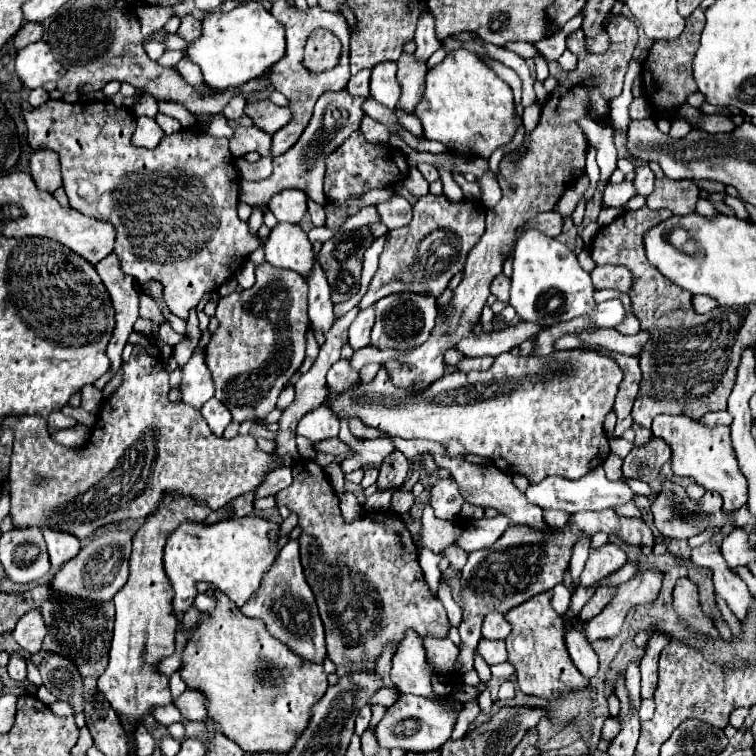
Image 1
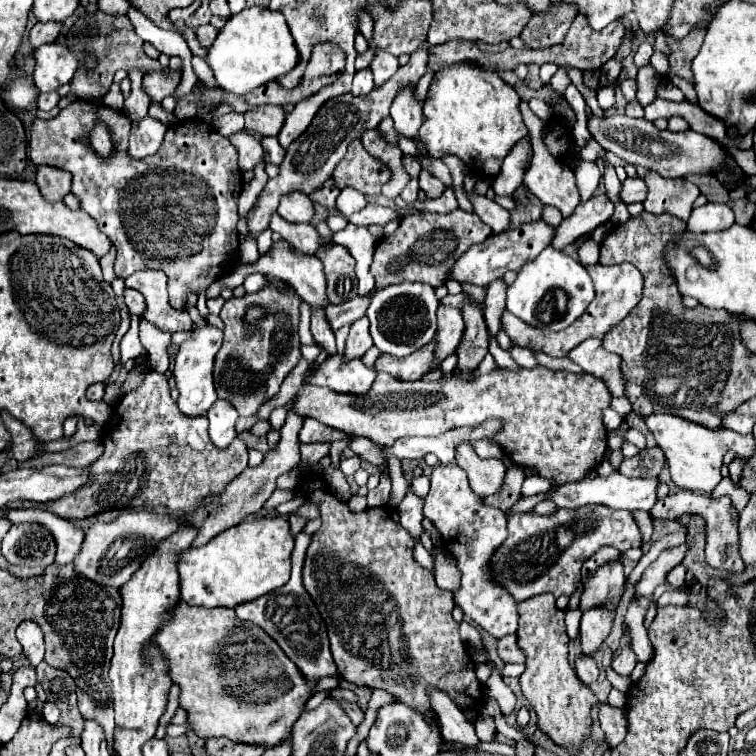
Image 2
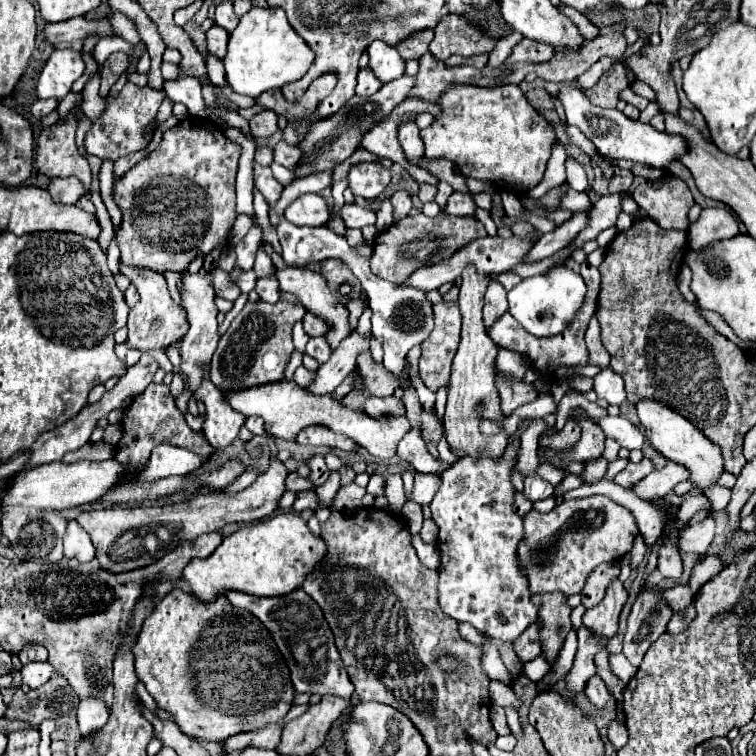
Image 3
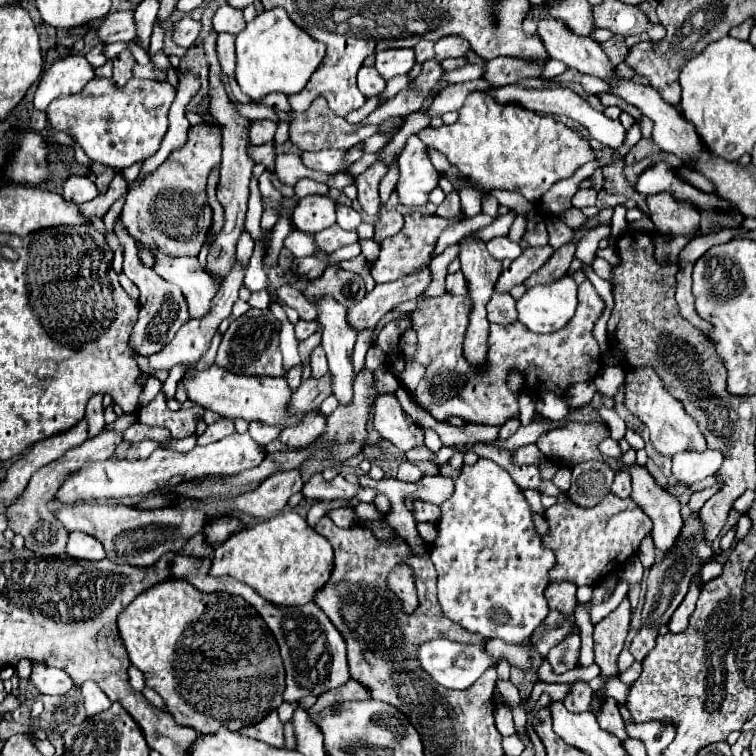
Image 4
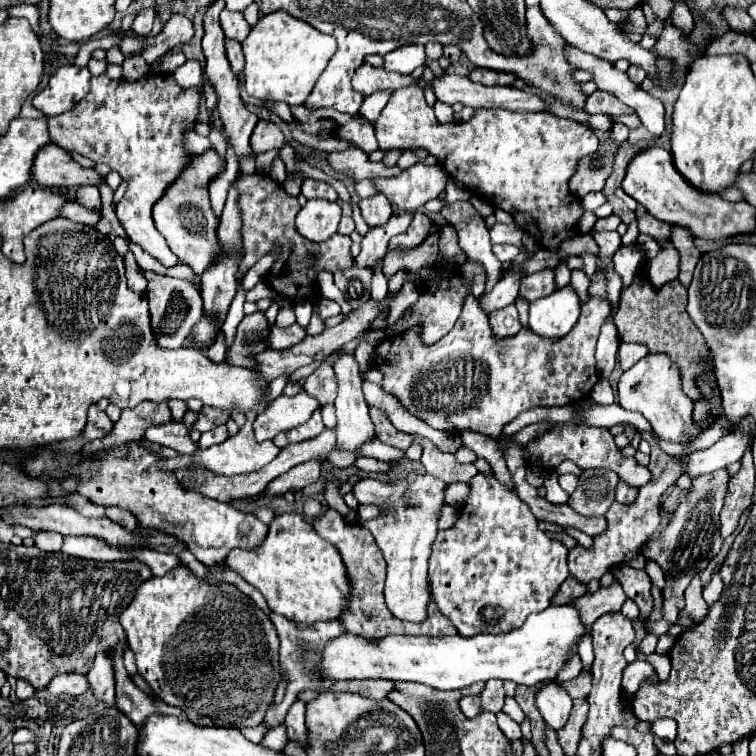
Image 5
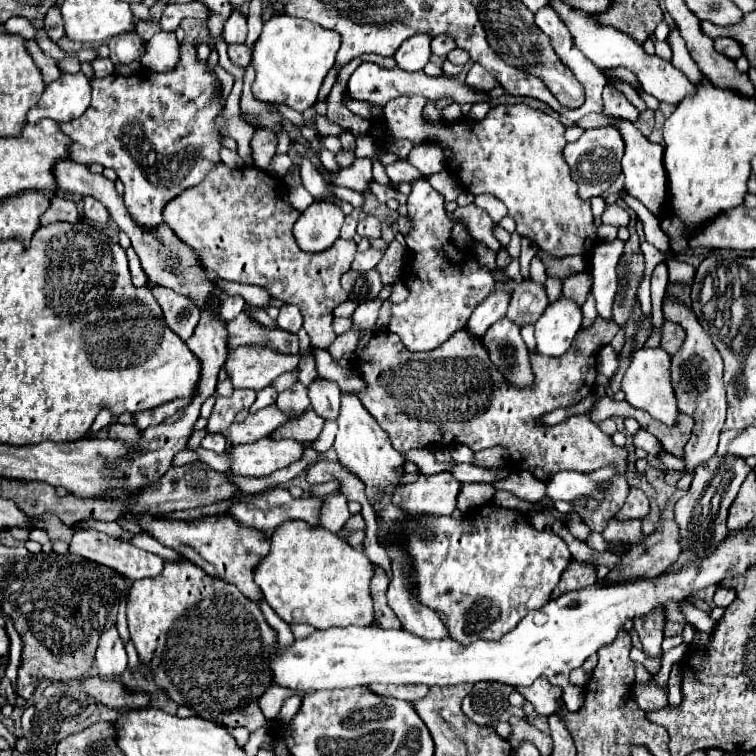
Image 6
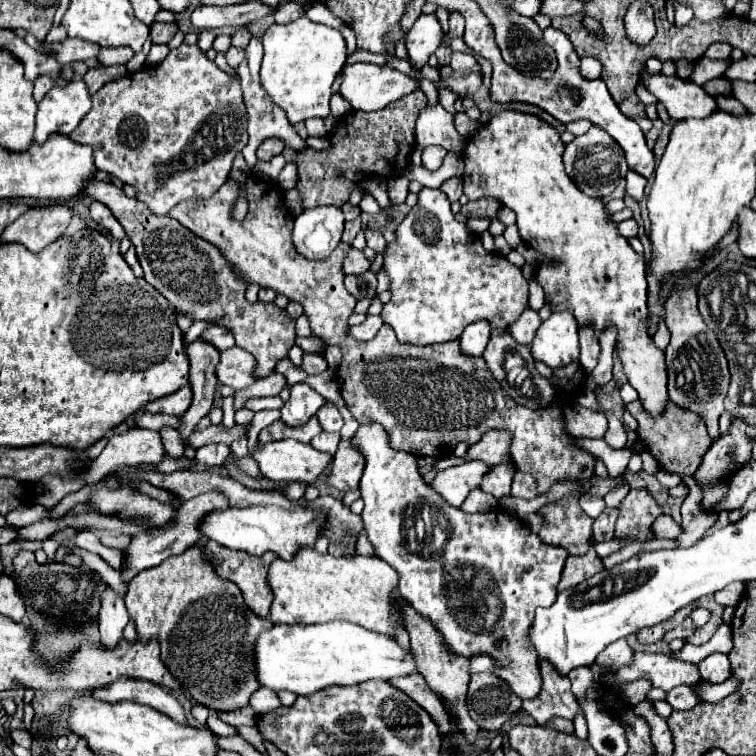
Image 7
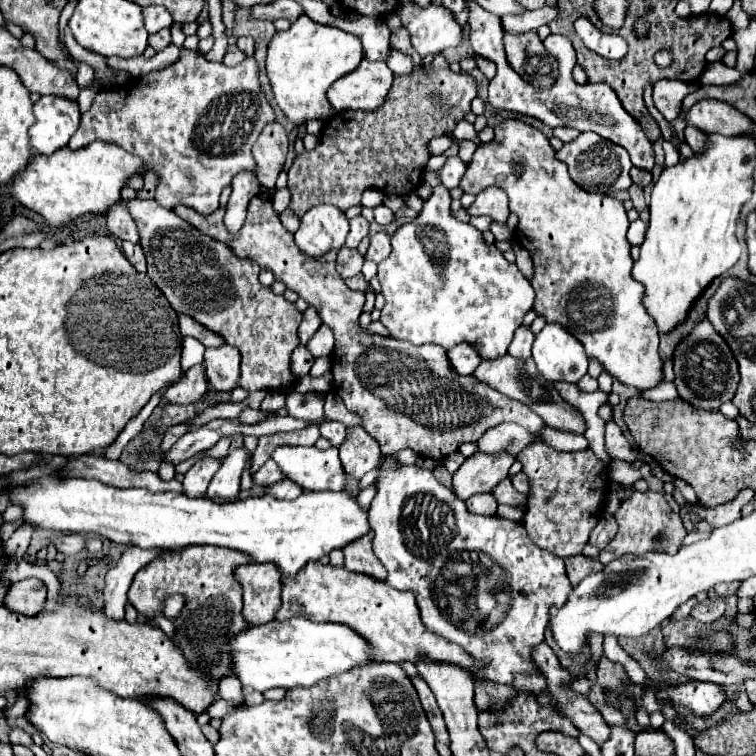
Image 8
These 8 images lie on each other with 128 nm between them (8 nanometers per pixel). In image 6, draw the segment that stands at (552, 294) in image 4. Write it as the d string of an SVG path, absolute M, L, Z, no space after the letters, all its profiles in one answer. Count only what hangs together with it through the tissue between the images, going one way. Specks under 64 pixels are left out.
M558 298L536 322L536 350L544 356L562 356L572 346L582 324L582 310L576 302Z

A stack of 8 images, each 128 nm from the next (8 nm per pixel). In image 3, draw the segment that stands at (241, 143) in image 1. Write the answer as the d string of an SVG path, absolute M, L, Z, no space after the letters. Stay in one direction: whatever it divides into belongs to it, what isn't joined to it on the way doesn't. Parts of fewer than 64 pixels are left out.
M278 142L274 148L274 162L294 170L298 162L302 160L302 150L298 150L298 144L288 144L288 142Z

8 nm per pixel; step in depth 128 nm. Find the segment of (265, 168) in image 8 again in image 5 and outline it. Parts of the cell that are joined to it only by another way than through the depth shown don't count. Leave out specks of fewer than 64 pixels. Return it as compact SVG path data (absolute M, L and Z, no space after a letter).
M260 120L256 124L252 138L250 138L250 146L252 146L254 154L262 154L262 152L268 152L274 148L282 148L284 144L286 144L286 138L284 138L280 126L266 122L266 120Z

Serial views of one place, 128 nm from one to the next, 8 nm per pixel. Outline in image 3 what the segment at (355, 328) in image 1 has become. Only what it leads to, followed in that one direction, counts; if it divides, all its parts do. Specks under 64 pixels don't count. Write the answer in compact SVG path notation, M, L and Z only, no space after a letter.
M358 332L342 340L342 344L332 352L330 360L316 370L314 382L308 386L310 392L318 396L334 392L338 384L356 368L356 356L362 350L368 350L368 342L370 338L364 338Z

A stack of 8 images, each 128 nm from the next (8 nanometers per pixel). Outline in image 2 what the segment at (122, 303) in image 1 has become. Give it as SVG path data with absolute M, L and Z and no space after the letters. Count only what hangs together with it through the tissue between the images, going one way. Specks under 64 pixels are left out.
M112 246L110 248L110 252L108 254L104 254L102 258L100 258L100 266L102 266L102 272L104 272L104 278L106 278L106 282L112 282L114 280L114 258L116 258L116 248Z

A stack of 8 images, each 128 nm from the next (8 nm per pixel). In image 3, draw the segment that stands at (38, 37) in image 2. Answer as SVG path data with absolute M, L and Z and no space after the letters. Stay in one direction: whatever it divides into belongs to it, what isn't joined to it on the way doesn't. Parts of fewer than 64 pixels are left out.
M70 18L66 22L58 24L46 24L46 40L52 44L60 42L74 42L74 40L84 40L88 36L116 36L112 30L112 24L108 18L102 20L90 20L90 18Z

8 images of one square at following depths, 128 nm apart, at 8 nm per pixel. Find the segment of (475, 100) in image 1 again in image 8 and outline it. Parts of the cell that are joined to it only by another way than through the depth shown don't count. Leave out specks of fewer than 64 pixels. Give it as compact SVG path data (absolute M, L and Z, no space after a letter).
M506 120L494 128L494 134L494 142L476 148L460 188L476 196L492 184L510 196L510 212L520 218L514 238L530 252L534 262L534 276L530 284L536 290L536 316L542 316L546 322L560 322L560 326L566 326L566 330L578 338L578 342L582 342L586 354L598 360L614 380L640 390L658 386L662 382L658 330L642 306L642 284L630 276L634 262L630 258L630 244L626 240L630 222L624 204L612 196L582 190L568 176L568 168L556 160L556 152L540 130L520 120Z

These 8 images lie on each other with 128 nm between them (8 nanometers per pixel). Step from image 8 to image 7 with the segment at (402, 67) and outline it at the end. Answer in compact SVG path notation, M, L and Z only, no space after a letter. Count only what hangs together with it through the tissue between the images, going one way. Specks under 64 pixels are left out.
M414 76L414 80L420 82L420 90L428 96L428 108L422 110L416 124L416 146L426 148L432 144L440 144L446 150L462 154L466 138L456 132L454 116L438 104L436 86L424 76Z

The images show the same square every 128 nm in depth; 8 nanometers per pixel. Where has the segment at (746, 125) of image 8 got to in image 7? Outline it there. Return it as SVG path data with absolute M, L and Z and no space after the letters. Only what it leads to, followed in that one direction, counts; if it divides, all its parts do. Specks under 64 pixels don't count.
M642 70L640 78L648 82L648 90L666 106L672 120L708 118L718 110L716 100L690 80L662 74L650 76L646 70Z

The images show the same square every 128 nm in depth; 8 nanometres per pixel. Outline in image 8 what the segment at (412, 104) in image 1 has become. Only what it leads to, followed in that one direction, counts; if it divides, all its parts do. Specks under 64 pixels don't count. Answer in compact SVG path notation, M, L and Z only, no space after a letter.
M436 186L434 194L424 202L420 216L412 224L404 224L392 236L392 254L378 264L378 280L386 298L380 322L396 340L438 344L442 348L468 342L478 350L480 358L494 360L508 352L516 328L532 310L534 288L516 264L510 264L496 246L488 246L482 240L482 234L474 226L462 224L450 214L450 202L450 190L446 186Z

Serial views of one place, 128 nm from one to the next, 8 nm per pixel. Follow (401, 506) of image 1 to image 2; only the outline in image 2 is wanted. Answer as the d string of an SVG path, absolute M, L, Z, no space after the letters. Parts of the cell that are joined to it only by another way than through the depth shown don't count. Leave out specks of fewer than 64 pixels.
M388 456L392 489L388 500L388 505L397 507L406 495L408 482L401 469L401 461L394 456Z

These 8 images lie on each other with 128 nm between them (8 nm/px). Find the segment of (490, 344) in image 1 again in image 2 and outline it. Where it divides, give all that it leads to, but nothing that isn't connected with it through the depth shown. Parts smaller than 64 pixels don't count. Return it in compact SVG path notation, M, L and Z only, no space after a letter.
M512 346L510 354L512 354L512 358L514 358L514 360L516 360L516 362L523 368L534 368L538 365L533 353L526 348Z

